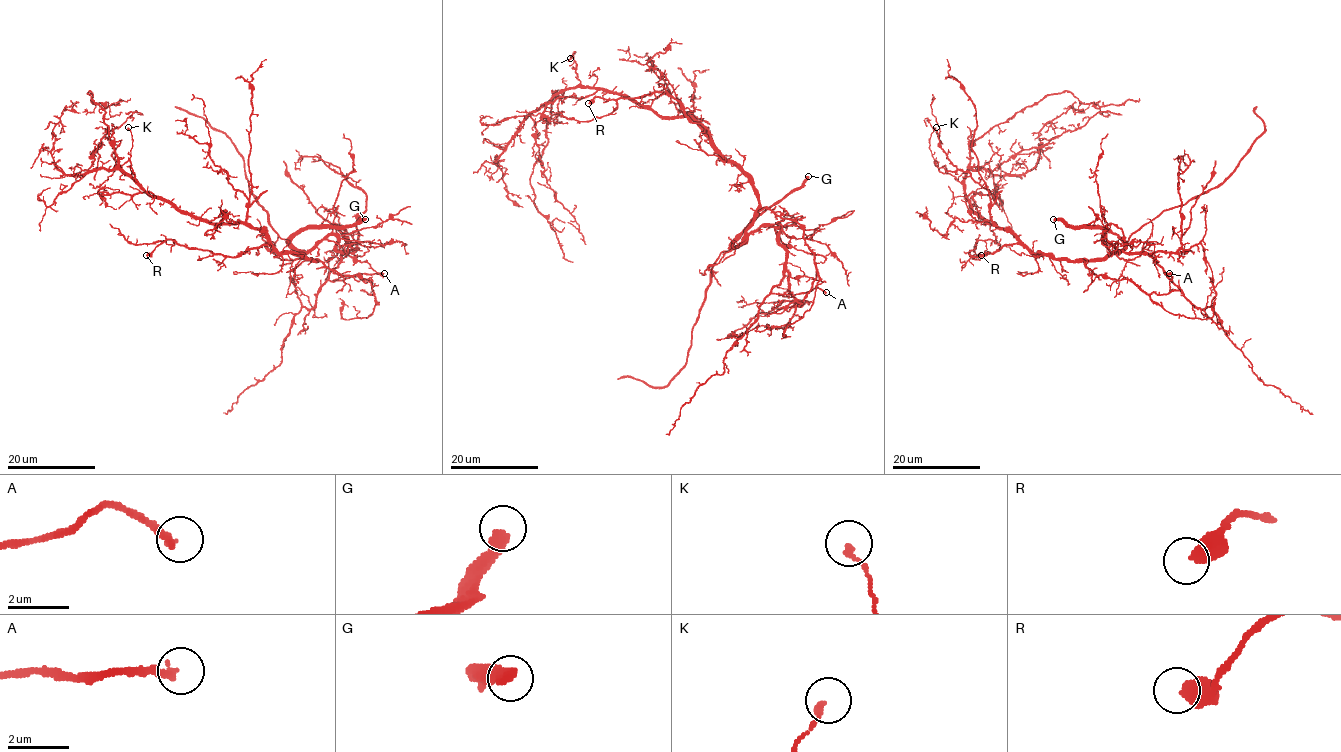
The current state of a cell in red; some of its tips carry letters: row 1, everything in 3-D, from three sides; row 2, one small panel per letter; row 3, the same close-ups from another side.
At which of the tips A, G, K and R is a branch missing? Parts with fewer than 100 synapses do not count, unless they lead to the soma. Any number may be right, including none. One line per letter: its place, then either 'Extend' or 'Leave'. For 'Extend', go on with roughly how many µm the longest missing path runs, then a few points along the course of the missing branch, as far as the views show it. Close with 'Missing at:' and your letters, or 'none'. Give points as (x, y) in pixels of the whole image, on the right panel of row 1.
A: Place: (1169, 273). Leave
G: Place: (1053, 219). Extend. Missing length about 200 µm
K: Place: (936, 127). Leave
R: Place: (981, 255). Leave
Missing at: G

